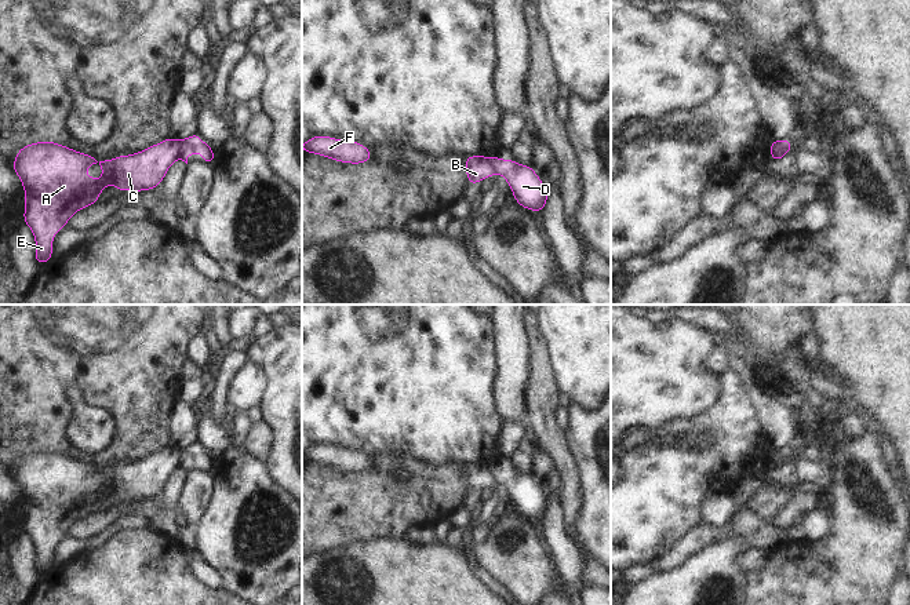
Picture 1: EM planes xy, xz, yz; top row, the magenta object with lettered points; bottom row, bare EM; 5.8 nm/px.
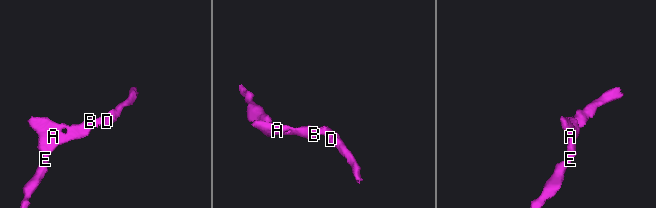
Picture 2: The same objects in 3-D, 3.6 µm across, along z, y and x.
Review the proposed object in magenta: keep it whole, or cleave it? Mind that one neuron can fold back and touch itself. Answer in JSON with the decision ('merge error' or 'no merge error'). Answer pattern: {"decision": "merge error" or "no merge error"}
{"decision": "merge error"}

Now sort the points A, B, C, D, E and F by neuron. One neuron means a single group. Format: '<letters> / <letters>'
A B C E F / D

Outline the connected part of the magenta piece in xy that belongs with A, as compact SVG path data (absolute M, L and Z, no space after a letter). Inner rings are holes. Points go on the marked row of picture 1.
M174 138L113 160L99 160L48 141L19 149L11 168L26 193L23 222L36 240L36 263L52 259L54 236L77 211L98 203L102 189L110 183L123 192L160 186L181 149L182 141ZM98 163L102 165L99 181L85 174L87 167Z

